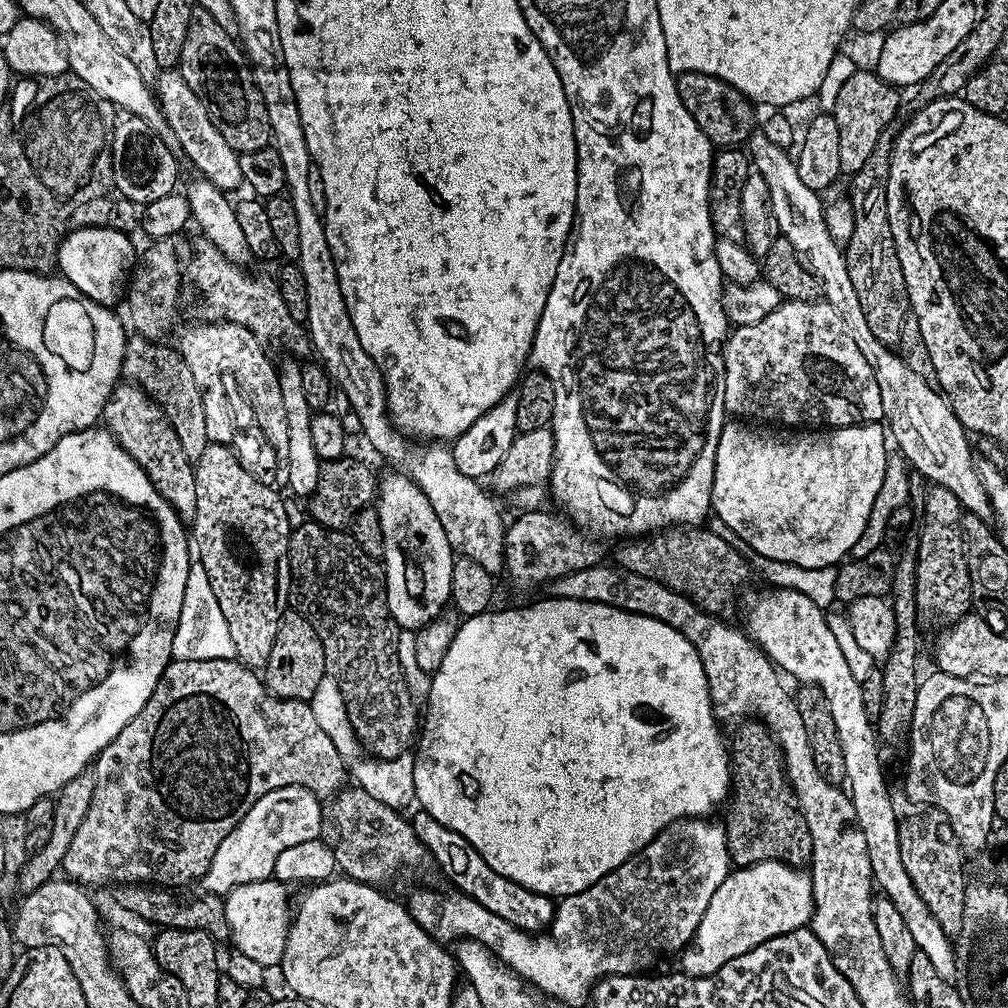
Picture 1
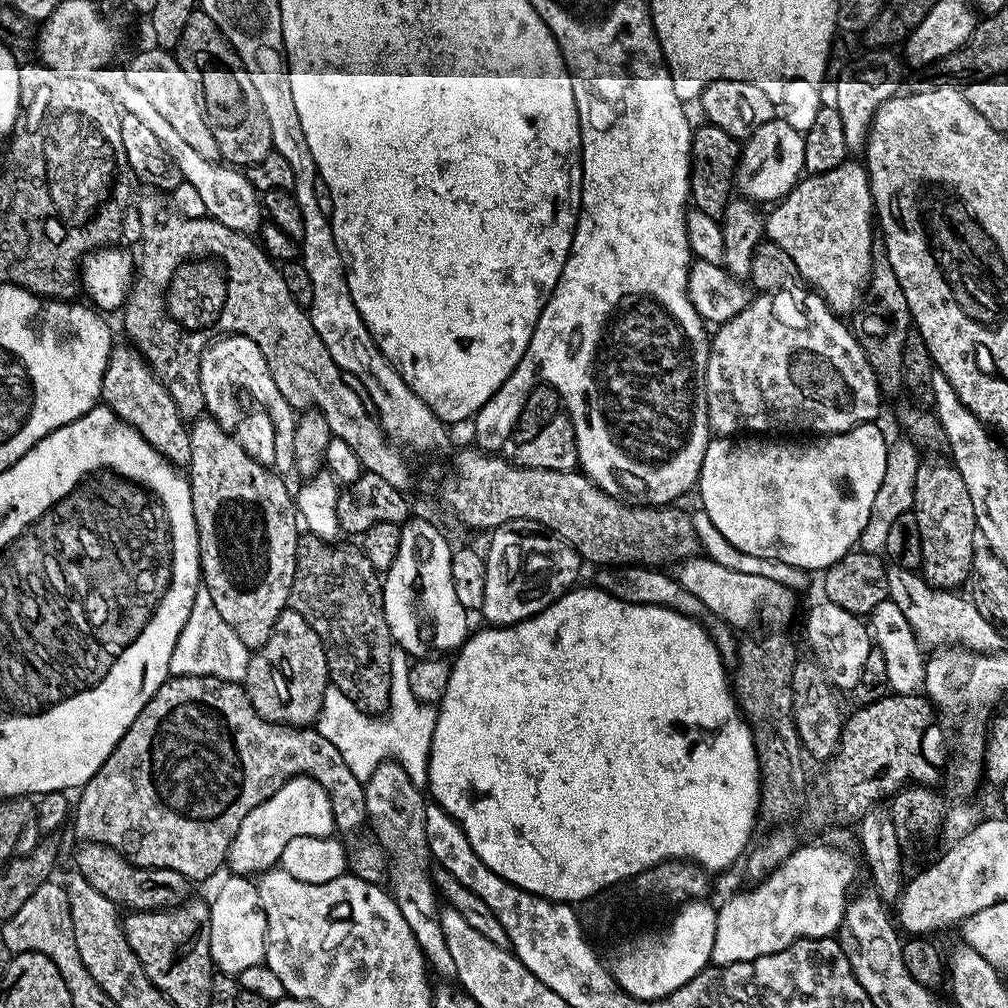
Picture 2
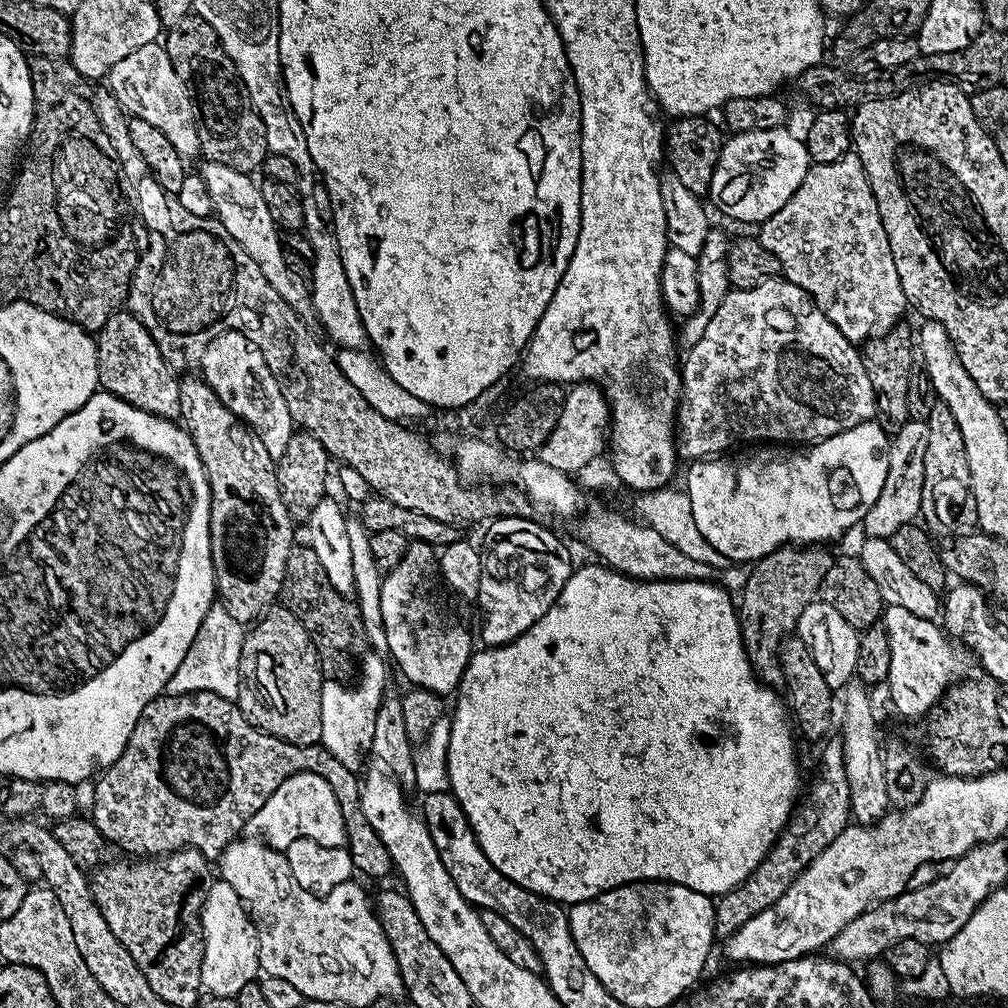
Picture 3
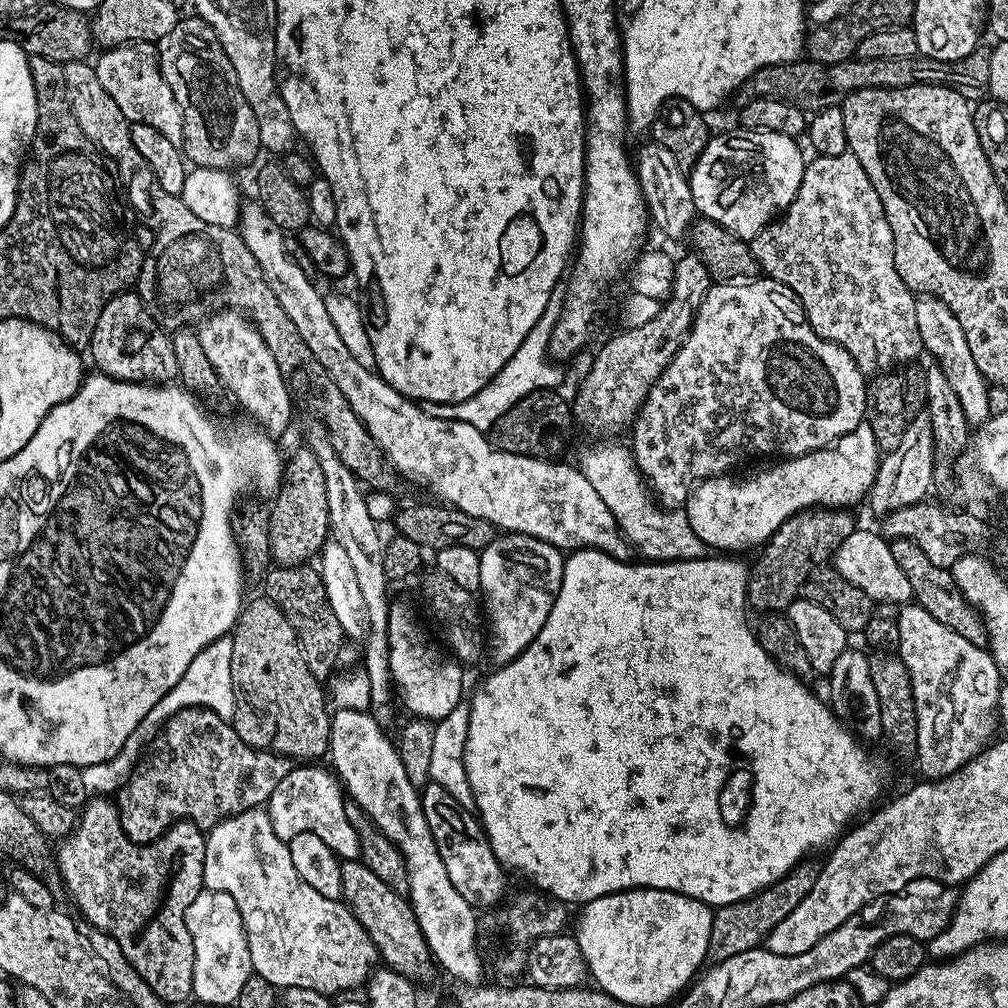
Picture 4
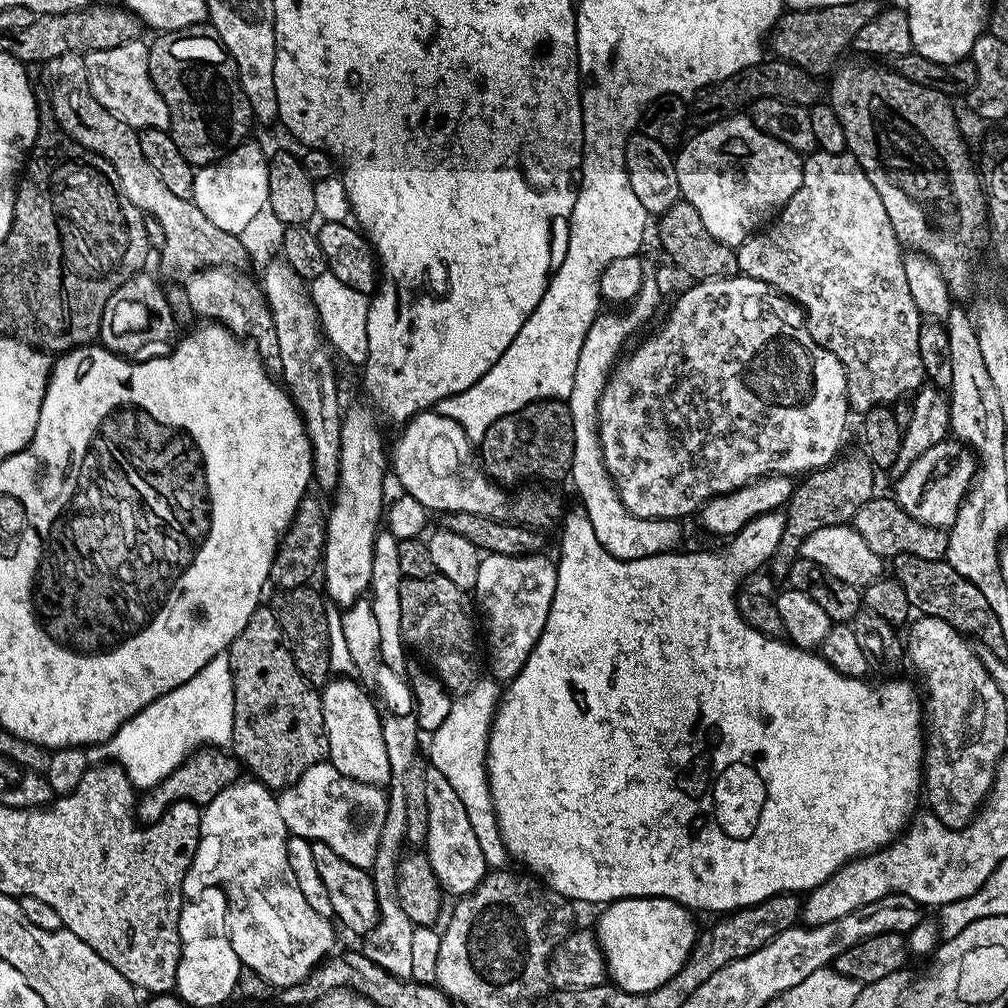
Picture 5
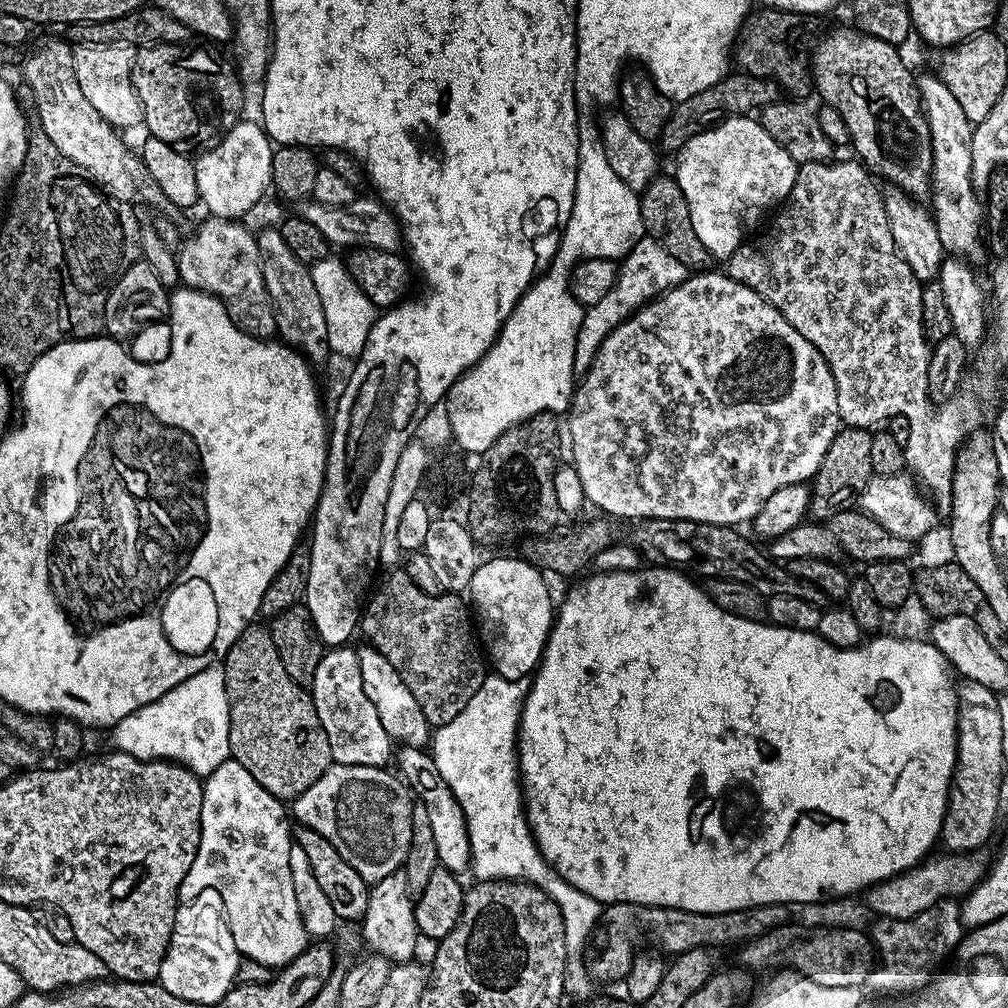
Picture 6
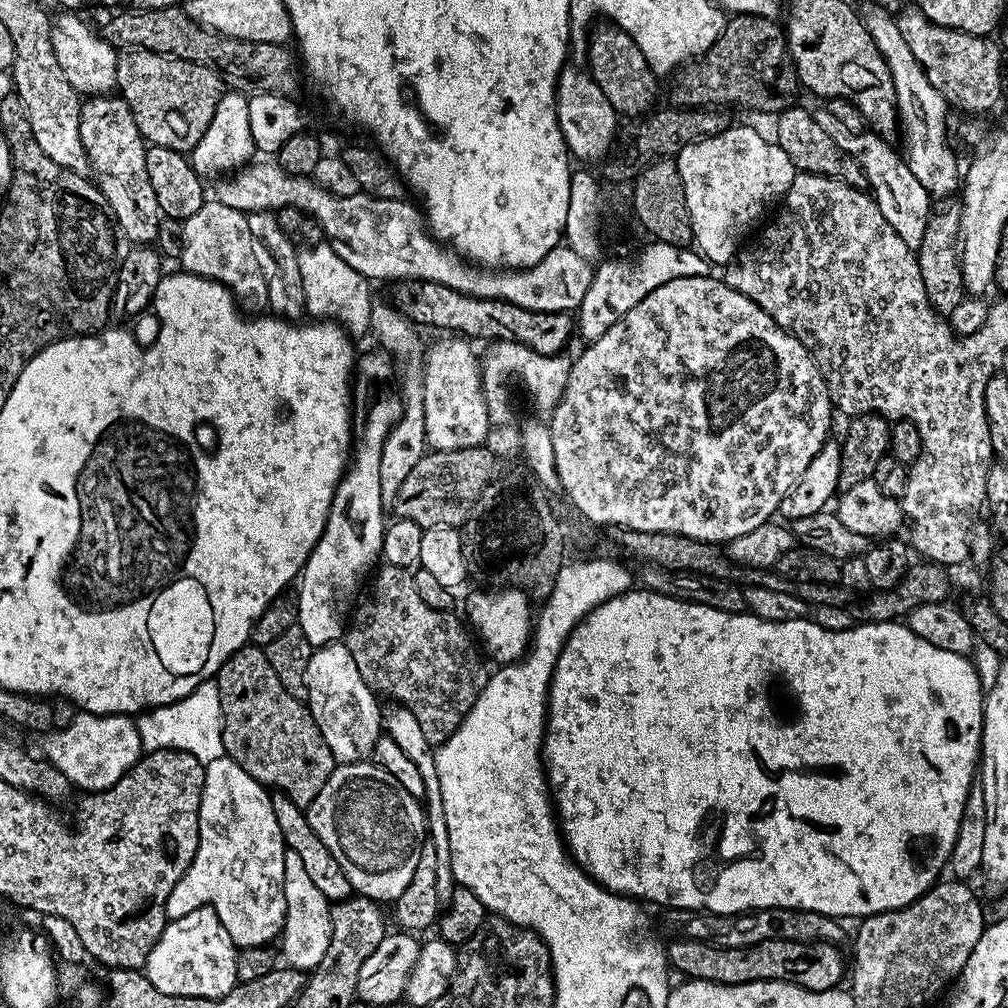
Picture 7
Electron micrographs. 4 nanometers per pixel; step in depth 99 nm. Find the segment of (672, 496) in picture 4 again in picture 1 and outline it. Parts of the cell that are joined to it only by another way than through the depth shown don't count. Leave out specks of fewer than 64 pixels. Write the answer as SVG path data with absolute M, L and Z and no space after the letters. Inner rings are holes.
M784 300L772 313L767 314L760 322L754 325L742 325L733 327L730 335L724 342L724 410L725 413L736 418L755 418L760 422L775 422L780 426L816 426L820 416L825 420L825 425L834 428L849 428L852 424L875 424L884 420L882 410L882 394L878 390L878 378L874 378L874 370L866 358L862 358L854 338L850 338L850 330L838 318L836 311L831 306L820 300L802 302L801 300Z

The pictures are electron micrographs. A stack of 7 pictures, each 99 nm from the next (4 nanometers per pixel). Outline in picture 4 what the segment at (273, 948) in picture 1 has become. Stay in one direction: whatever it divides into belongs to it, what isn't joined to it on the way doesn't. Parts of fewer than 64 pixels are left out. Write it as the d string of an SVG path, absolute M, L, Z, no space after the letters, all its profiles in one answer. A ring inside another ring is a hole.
M201 890L184 911L186 926L194 942L194 986L192 996L204 1004L235 1005L246 978L254 975L244 923L238 906L228 892Z

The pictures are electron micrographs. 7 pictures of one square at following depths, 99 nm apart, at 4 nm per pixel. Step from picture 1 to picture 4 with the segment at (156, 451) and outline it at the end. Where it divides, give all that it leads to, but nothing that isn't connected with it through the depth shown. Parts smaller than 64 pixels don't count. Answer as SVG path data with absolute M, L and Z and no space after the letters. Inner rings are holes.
M135 290L120 292L106 302L98 318L98 326L94 326L91 352L93 362L100 367L97 369L115 380L172 382L178 376L171 335L153 320Z

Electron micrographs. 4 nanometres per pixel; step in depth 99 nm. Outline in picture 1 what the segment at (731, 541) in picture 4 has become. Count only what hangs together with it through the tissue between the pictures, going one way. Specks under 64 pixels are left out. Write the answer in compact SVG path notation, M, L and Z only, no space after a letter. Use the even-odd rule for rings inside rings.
M752 422L724 425L714 466L712 512L726 522L751 551L756 551L757 557L806 568L836 566L851 553L854 542L858 542L862 530L866 530L866 518L870 518L870 506L874 506L874 498L882 486L882 474L890 455L890 449L884 445L885 429L875 423L816 431L820 430L757 426Z

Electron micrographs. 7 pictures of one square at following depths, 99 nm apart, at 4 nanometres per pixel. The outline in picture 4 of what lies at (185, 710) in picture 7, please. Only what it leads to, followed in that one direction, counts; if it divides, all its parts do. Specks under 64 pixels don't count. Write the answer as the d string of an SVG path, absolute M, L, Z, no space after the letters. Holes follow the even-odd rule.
M231 635L218 638L214 642L207 644L202 651L196 655L194 662L186 666L186 674L166 693L142 718L142 722L126 738L122 750L112 760L98 762L81 769L83 785L90 794L112 794L123 785L124 781L132 775L142 753L145 751L144 743L148 739L155 737L163 729L164 724L173 716L178 714L183 708L208 708L214 714L221 716L223 720L231 721L234 710L236 709L236 687L232 684L232 655L234 646L232 645Z

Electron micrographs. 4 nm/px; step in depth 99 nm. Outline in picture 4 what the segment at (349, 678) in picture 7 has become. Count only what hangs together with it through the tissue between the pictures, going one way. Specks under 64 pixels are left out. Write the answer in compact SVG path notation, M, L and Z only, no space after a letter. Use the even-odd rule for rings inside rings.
M347 706L341 709L341 712L331 713L332 732L328 736L328 752L335 775L351 803L366 813L378 831L386 834L404 856L410 903L435 963L440 963L454 979L464 980L460 982L479 981L476 979L484 968L476 949L477 909L454 890L454 882L450 882L450 874L446 874L438 846L434 846L434 834L430 834L430 822L426 822L422 810L420 792L417 785L410 782L406 766L402 766L399 747L368 710Z

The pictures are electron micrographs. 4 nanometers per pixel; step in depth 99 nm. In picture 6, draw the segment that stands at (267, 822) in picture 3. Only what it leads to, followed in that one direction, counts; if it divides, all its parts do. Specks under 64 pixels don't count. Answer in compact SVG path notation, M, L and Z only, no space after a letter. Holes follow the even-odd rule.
M333 763L327 768L301 796L291 801L290 812L297 825L314 830L338 850L338 854L366 883L371 886L377 884L382 878L401 871L404 866L404 859L410 850L410 838L412 837L412 805L414 803L413 793L407 784L401 782L395 775L388 773L387 767L374 768L372 766L350 766L349 764Z

